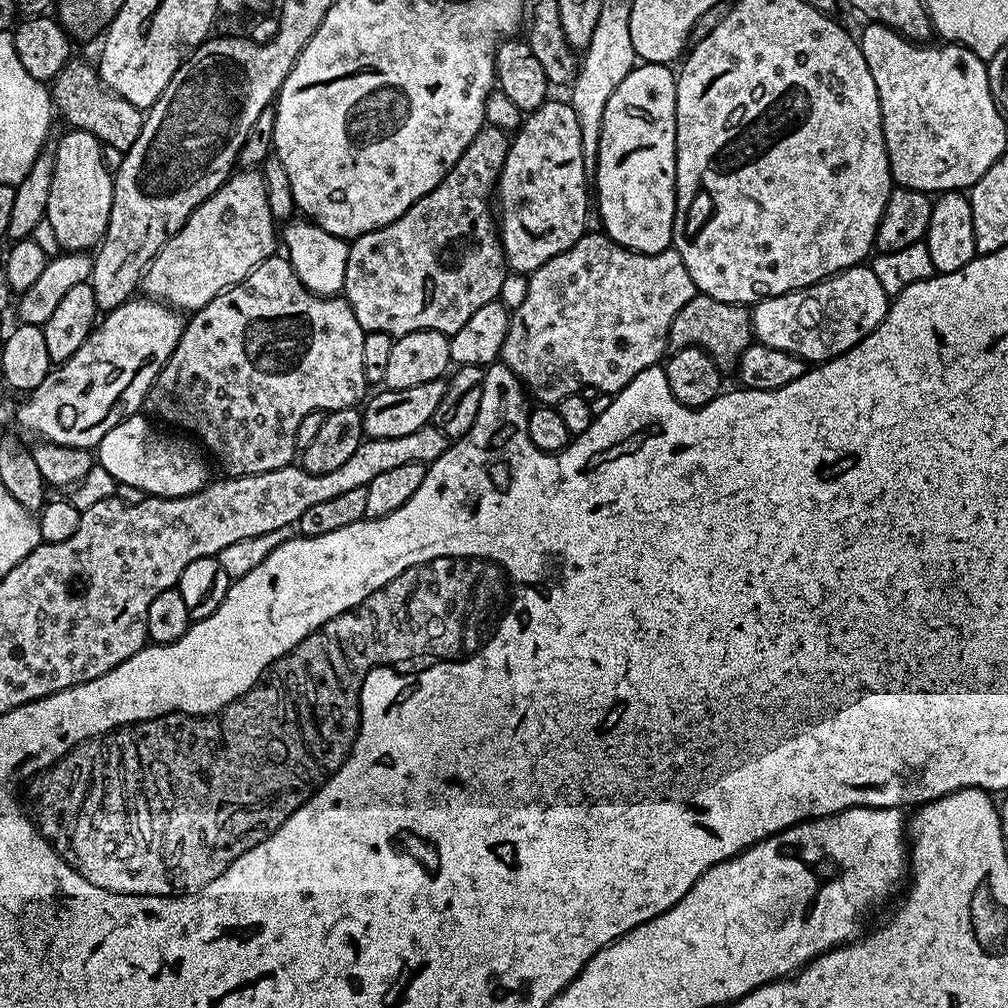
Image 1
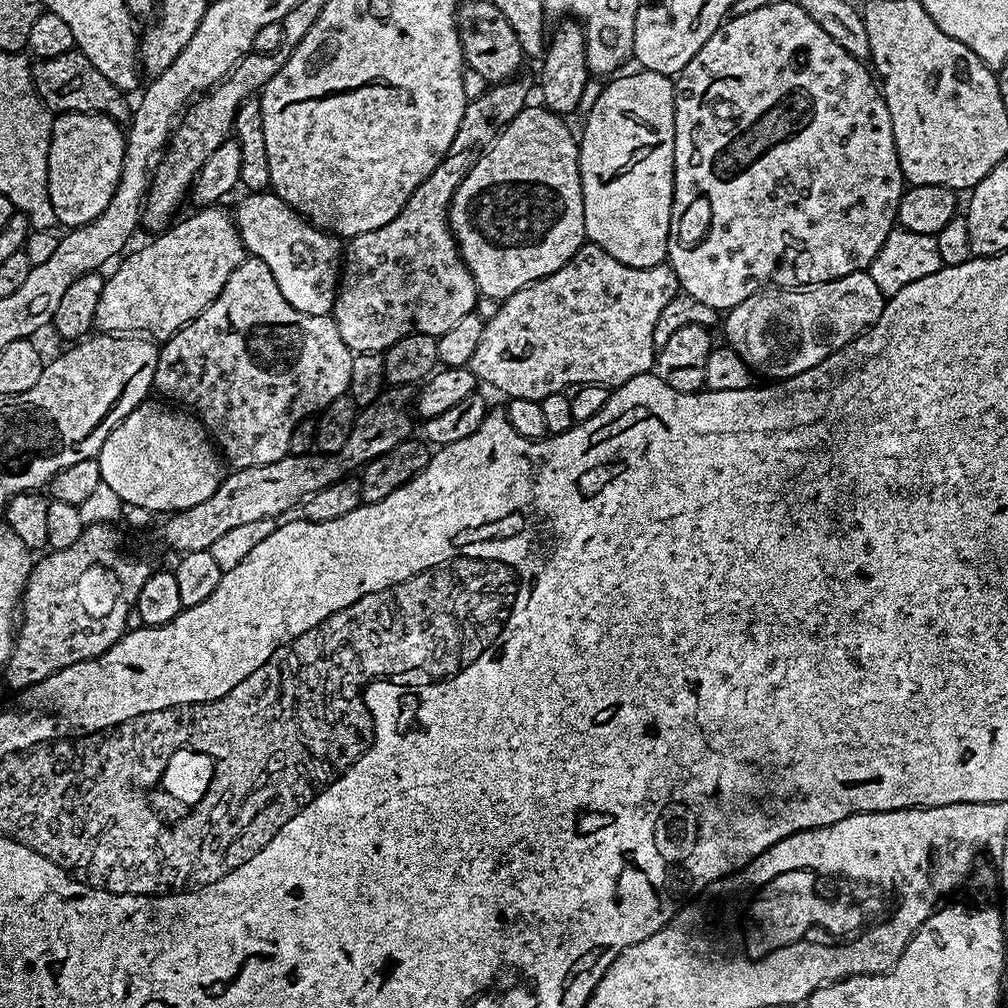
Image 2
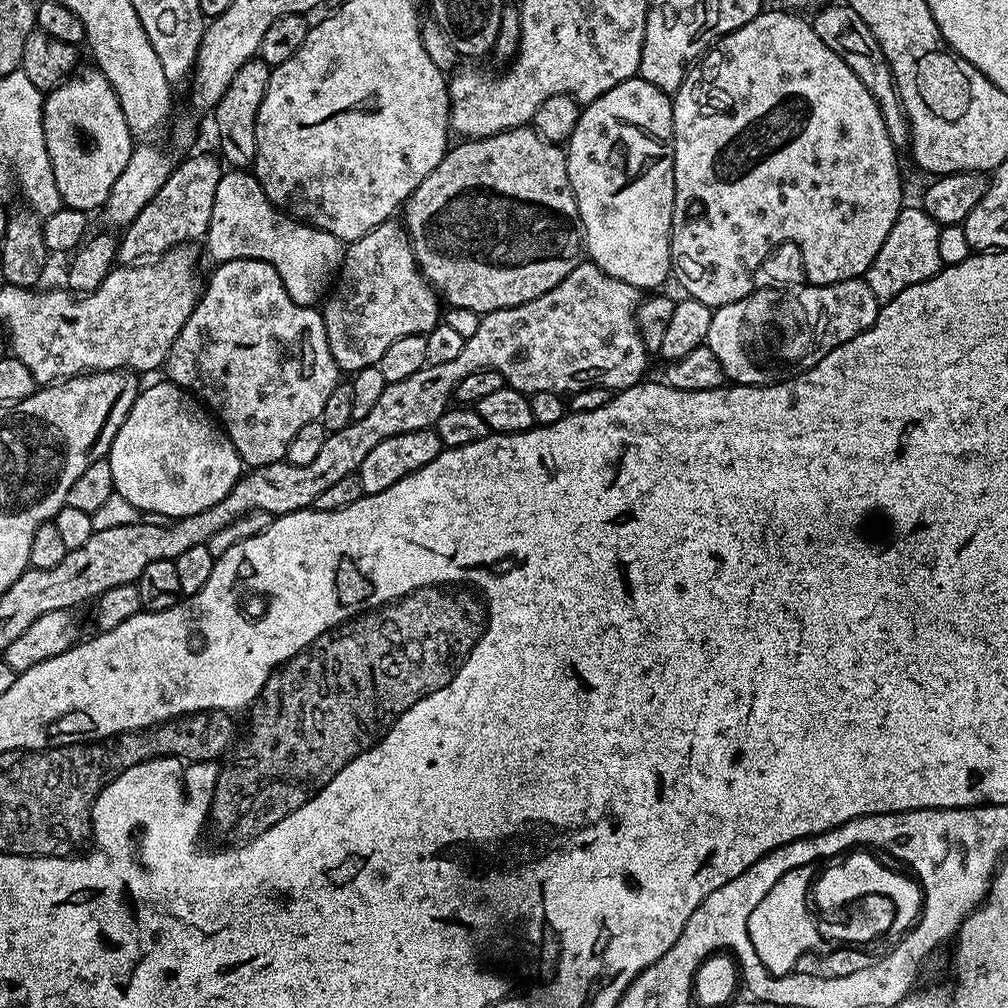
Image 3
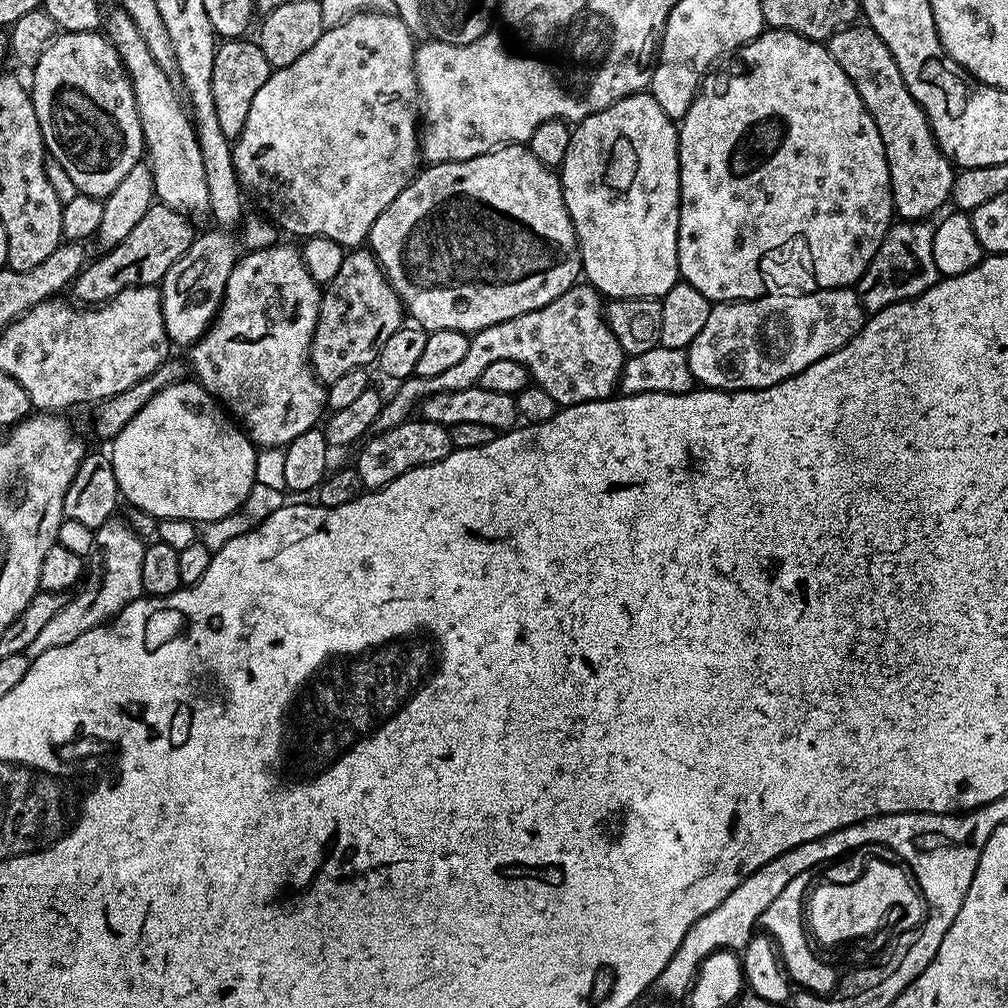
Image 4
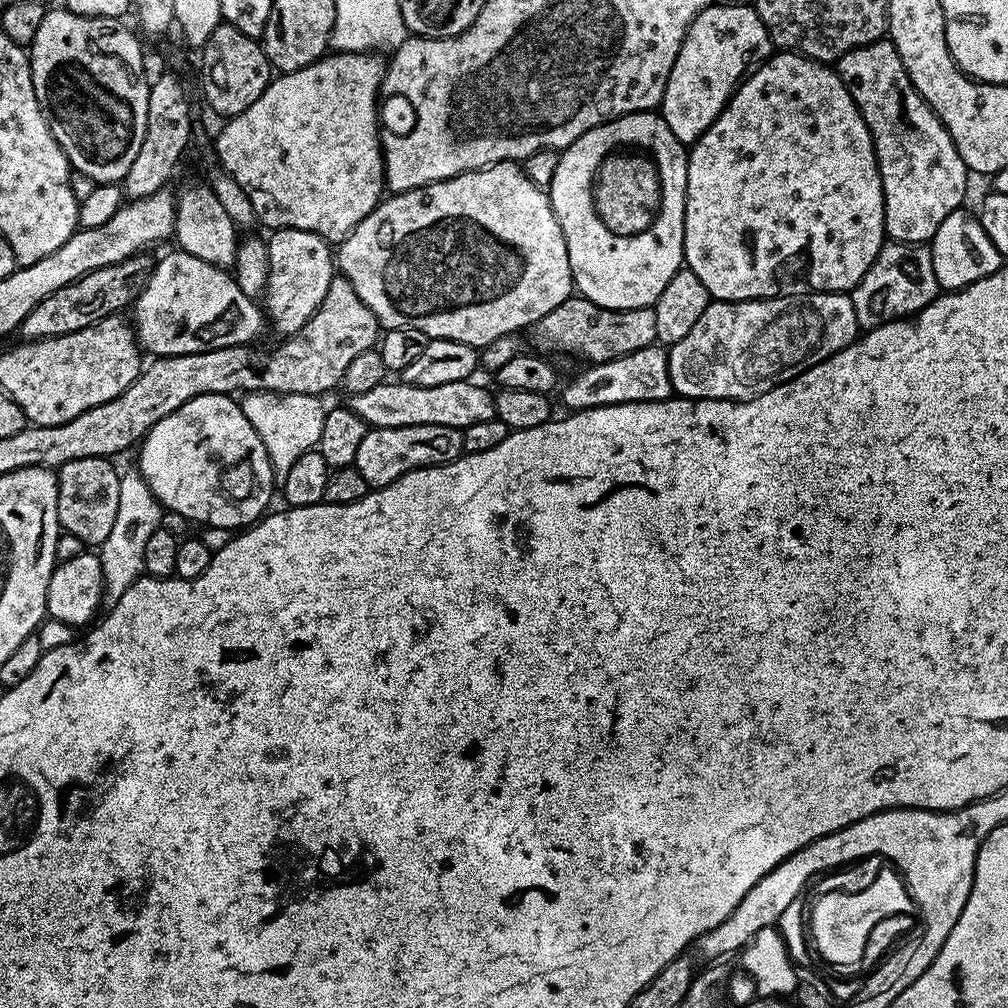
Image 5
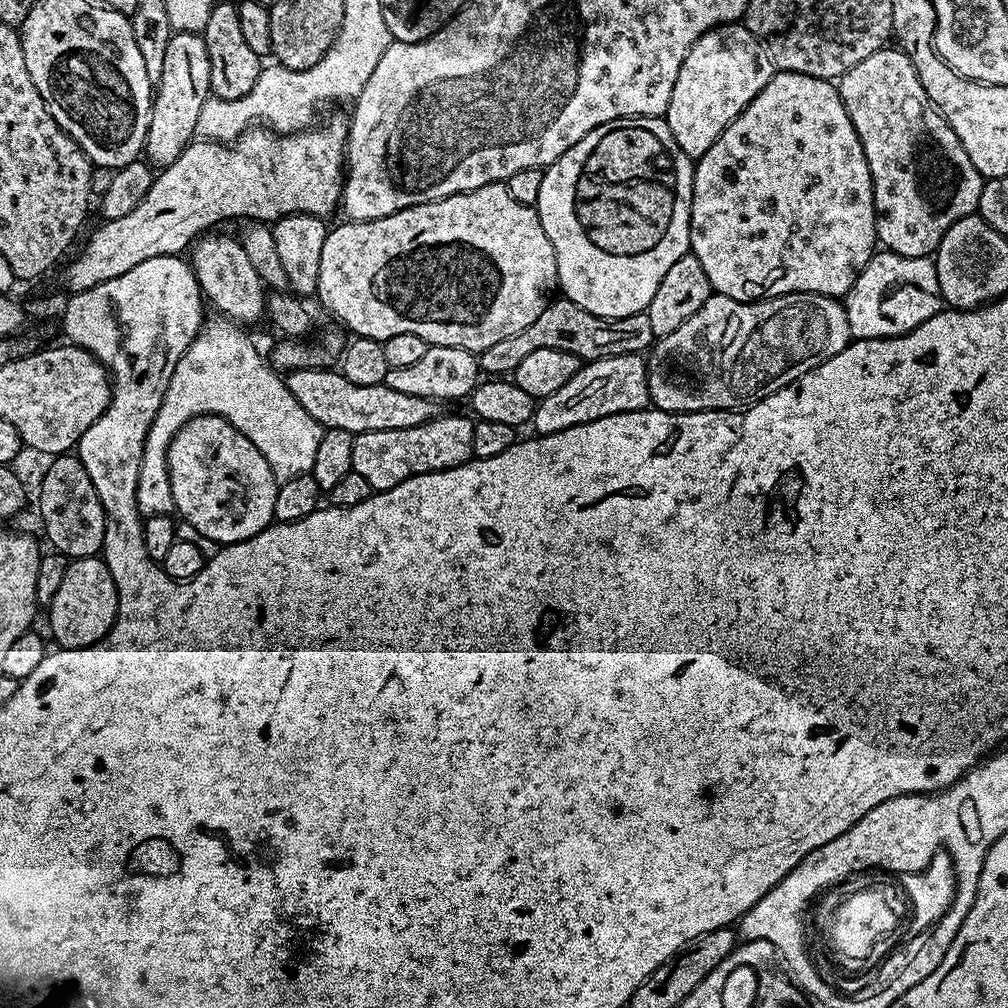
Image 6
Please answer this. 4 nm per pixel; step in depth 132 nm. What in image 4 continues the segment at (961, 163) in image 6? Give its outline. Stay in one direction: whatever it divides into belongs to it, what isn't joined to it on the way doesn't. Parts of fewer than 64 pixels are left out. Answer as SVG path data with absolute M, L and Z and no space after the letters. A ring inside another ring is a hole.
M867 26L838 30L826 41L826 47L834 62L846 70L846 78L854 82L854 90L858 90L866 110L874 118L874 126L878 126L878 134L882 134L895 215L901 221L927 221L932 218L928 216L949 203L956 172L952 161L947 160L936 145L926 114L910 94L906 82L902 82L894 54L886 50L886 42L878 38L875 30Z

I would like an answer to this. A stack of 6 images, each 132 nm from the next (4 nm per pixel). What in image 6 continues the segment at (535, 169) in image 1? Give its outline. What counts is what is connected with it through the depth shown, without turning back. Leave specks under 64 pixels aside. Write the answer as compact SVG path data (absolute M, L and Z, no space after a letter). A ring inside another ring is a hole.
M507 183L487 184L473 192L463 192L447 196L434 202L426 202L418 206L410 206L406 210L398 210L386 218L373 220L348 220L329 231L326 242L322 242L322 263L318 266L318 286L315 295L352 331L353 337L365 336L381 342L394 338L394 334L418 334L429 346L454 346L479 350L486 346L494 346L494 342L502 338L510 338L510 334L518 334L518 330L526 330L538 314L550 302L548 291L557 287L556 255L554 246L550 246L550 238L546 238L546 230L542 230L540 215L531 204L518 202L514 194L510 194Z

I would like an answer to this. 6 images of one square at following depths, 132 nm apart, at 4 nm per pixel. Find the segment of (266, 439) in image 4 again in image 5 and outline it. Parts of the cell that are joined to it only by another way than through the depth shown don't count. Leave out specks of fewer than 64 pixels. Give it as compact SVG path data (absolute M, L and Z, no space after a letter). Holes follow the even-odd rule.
M278 228L267 237L268 254L270 256L270 274L268 285L264 288L262 303L268 311L268 320L277 332L277 337L292 336L322 306L322 298L326 298L326 290L334 275L334 252L329 241L318 234L293 228Z

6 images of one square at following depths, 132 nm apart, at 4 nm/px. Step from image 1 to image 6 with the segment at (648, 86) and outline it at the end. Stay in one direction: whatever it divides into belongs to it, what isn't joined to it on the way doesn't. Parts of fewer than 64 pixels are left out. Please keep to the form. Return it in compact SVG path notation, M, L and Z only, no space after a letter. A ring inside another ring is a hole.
M627 116L614 122L606 122L586 138L582 138L566 154L562 154L544 169L542 190L538 190L538 198L534 205L540 215L542 230L546 230L546 238L550 238L550 246L554 246L556 255L556 278L563 299L582 306L582 310L590 310L590 314L598 314L602 318L626 318L630 314L638 314L650 306L650 298L654 298L658 286L662 286L662 278L666 278L666 270L678 262L678 258L690 252L690 214L692 213L692 173L693 157L686 155L674 142L674 134L670 134L667 119L659 116Z

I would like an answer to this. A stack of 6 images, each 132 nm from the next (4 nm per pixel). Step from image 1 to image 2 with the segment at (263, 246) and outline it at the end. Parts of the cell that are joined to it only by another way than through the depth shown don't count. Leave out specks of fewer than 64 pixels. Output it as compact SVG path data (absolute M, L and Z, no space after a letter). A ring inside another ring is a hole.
M204 206L193 216L179 220L153 235L152 241L137 252L129 251L111 269L112 277L109 275L104 281L96 311L95 327L101 333L171 336L220 293L226 278L246 259L233 213L224 206Z

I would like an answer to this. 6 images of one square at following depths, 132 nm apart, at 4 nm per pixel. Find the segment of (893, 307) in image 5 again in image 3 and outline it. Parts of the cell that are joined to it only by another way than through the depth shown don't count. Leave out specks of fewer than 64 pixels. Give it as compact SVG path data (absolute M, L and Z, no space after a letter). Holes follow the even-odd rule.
M901 207L894 226L890 226L890 234L886 234L886 242L882 242L882 250L878 250L866 273L870 290L874 290L876 299L881 302L890 301L902 290L930 279L942 267L938 254L941 225L936 224L934 218L924 212L923 207L908 207Z

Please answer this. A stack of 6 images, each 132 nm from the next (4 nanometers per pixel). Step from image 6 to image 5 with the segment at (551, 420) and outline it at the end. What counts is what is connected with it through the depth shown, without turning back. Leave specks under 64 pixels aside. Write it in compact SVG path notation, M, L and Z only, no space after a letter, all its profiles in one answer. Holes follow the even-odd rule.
M660 346L643 348L634 354L626 354L605 364L592 364L585 372L578 373L564 388L564 404L568 410L630 402L671 400L673 396L668 354Z

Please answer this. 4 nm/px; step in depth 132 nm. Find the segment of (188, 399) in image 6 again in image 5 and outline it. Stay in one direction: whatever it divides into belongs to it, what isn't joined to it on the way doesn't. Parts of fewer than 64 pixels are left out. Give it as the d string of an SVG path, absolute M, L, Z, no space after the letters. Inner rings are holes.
M250 392L243 399L242 407L246 418L254 426L258 438L262 438L262 446L266 446L277 477L283 478L286 474L290 474L290 466L294 466L294 462L298 462L302 454L313 451L319 445L326 411L326 404L323 404L325 401L321 397L306 394L280 394L279 392ZM139 470L128 473L125 471L120 477L118 486L118 515L114 518L114 527L110 529L110 538L106 538L106 542L98 548L98 555L102 562L105 605L116 604L118 598L122 598L126 590L130 590L130 586L134 586L134 582L145 575L146 542L150 539L150 534L154 534L154 530L160 527L170 530L170 534L178 538L184 538L189 535L190 522L186 514L162 511L160 501L150 490L150 486Z

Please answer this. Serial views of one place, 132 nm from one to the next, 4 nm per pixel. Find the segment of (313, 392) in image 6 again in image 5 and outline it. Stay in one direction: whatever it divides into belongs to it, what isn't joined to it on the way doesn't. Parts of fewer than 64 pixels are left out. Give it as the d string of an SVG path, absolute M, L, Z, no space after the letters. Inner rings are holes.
M472 380L446 382L442 386L414 386L397 382L385 382L366 390L366 394L351 394L347 407L358 414L373 428L397 428L398 426L454 426L464 429L474 422L496 419L496 397L482 385Z

